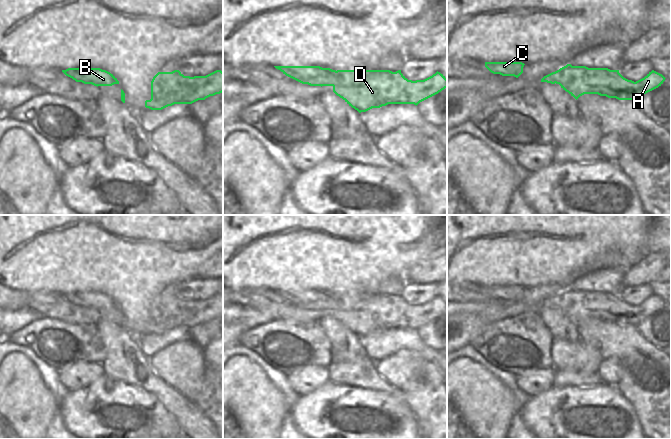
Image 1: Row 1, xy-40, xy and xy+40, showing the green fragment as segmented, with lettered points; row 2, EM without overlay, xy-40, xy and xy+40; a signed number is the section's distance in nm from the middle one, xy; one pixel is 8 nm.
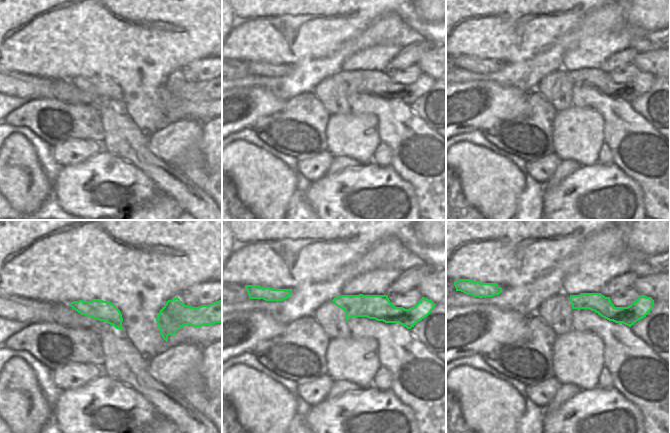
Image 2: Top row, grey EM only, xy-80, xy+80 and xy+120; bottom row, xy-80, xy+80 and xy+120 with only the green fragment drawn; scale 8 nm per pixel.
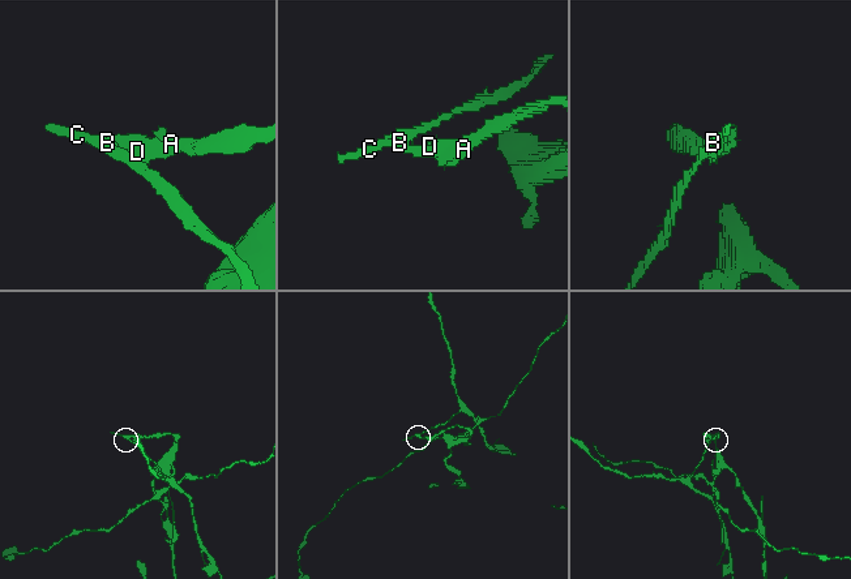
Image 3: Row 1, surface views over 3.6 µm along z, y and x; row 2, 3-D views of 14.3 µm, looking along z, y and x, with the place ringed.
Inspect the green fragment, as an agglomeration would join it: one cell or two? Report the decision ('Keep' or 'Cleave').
Cleave

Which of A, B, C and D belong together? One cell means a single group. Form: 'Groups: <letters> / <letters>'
Groups: A D / B C

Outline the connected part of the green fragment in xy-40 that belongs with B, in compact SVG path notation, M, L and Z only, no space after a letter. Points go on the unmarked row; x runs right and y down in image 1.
M68 292L62 294L62 296L76 306L92 308L97 311L119 308L119 305L113 298L100 292Z

